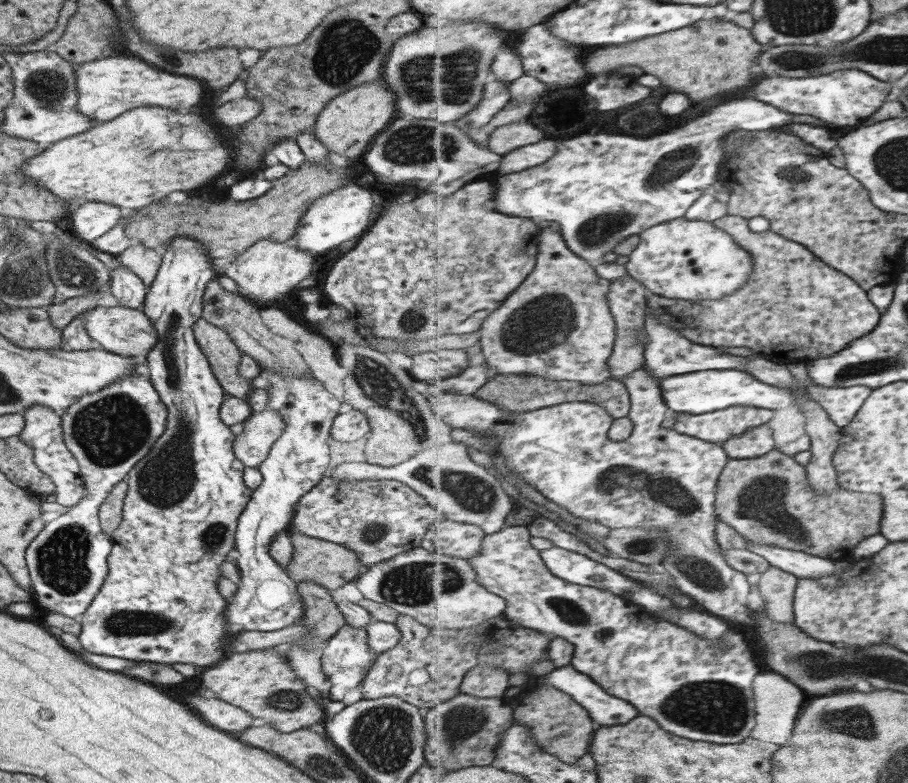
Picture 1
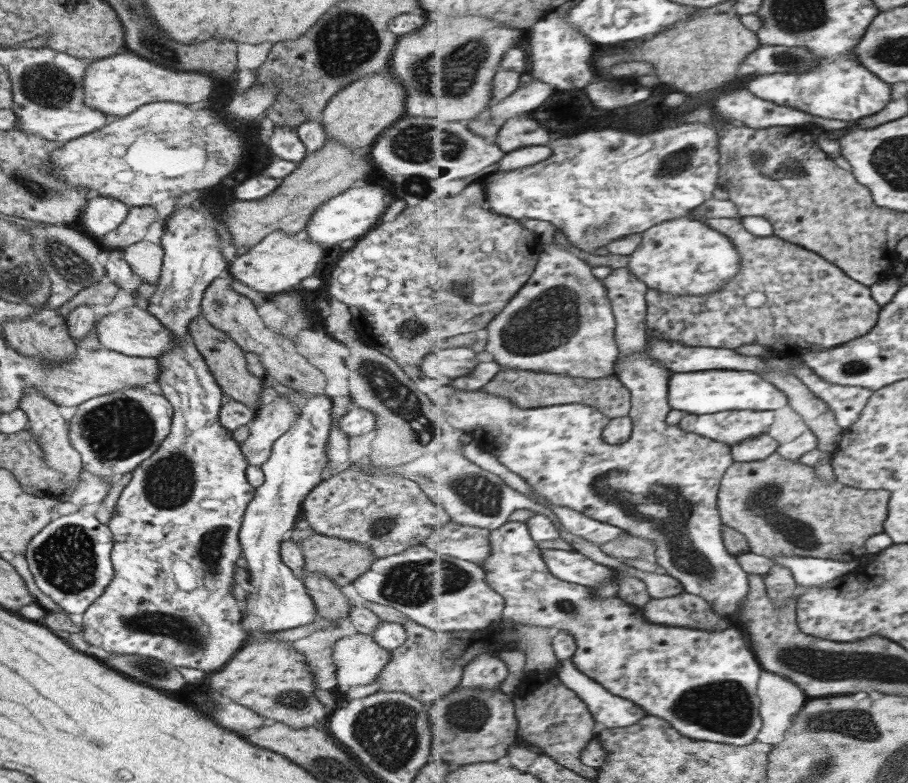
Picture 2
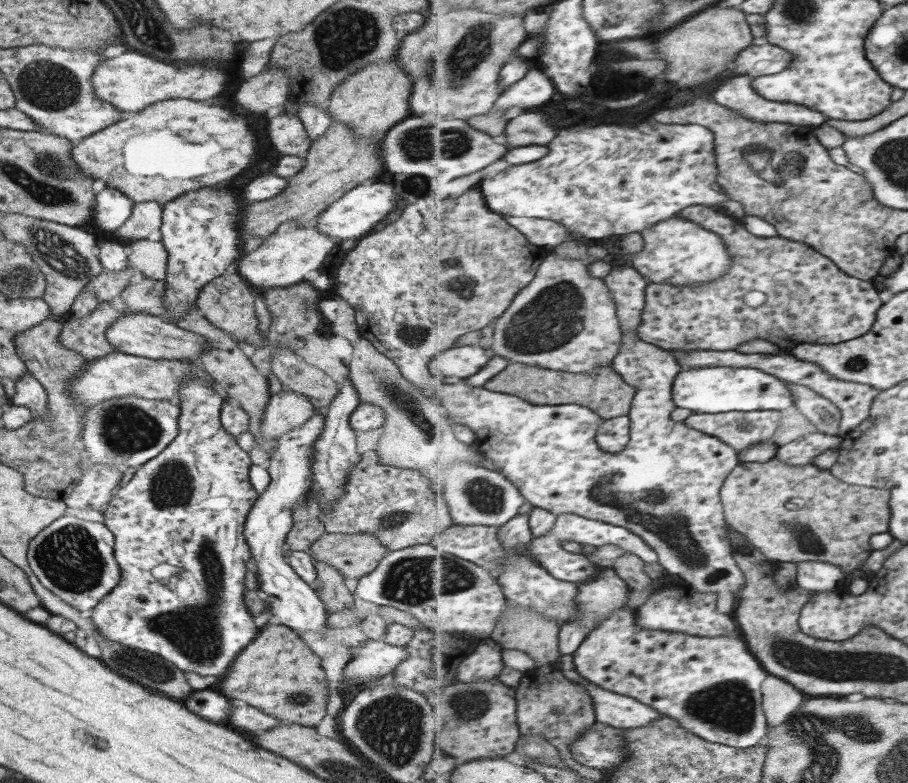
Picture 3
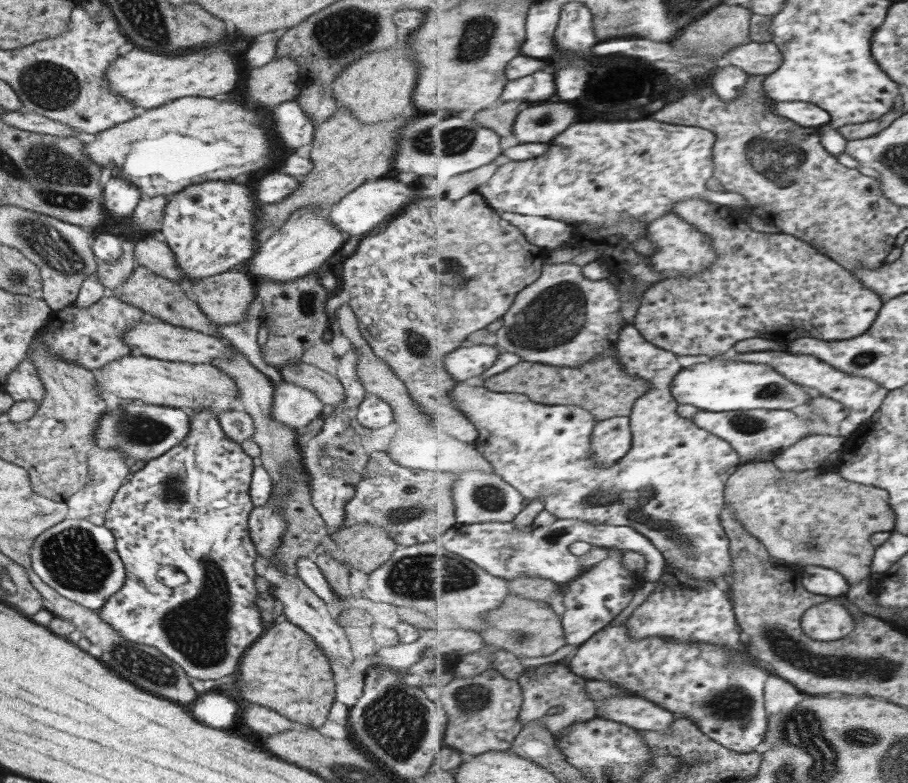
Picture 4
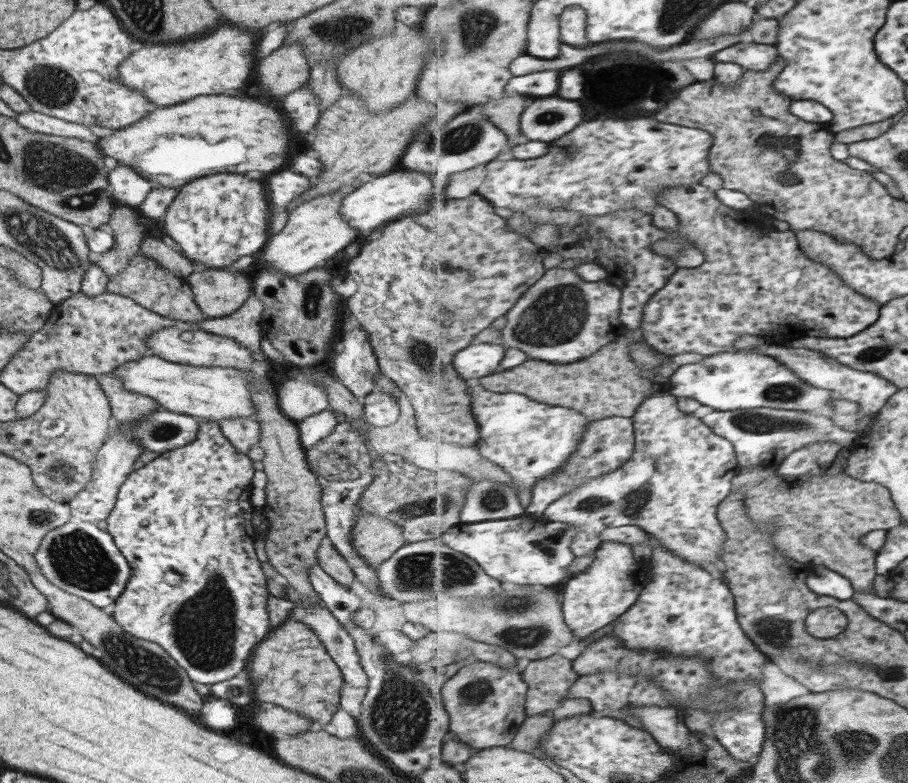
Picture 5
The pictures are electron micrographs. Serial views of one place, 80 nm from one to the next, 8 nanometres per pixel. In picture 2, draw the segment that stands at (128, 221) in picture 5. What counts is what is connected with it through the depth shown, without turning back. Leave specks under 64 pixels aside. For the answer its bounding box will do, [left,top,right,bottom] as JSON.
[55,278,118,321]

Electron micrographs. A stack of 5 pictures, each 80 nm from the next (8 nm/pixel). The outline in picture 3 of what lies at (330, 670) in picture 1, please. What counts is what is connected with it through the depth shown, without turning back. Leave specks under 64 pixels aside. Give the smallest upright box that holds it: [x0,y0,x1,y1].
[343,638,407,686]

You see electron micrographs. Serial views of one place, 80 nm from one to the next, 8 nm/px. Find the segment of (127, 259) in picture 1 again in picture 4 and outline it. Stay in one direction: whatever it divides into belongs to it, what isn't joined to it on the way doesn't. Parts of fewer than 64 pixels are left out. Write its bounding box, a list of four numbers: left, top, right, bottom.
[132,238,182,280]

